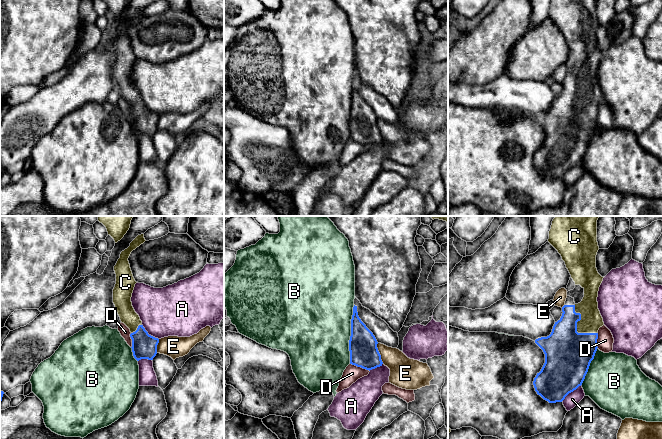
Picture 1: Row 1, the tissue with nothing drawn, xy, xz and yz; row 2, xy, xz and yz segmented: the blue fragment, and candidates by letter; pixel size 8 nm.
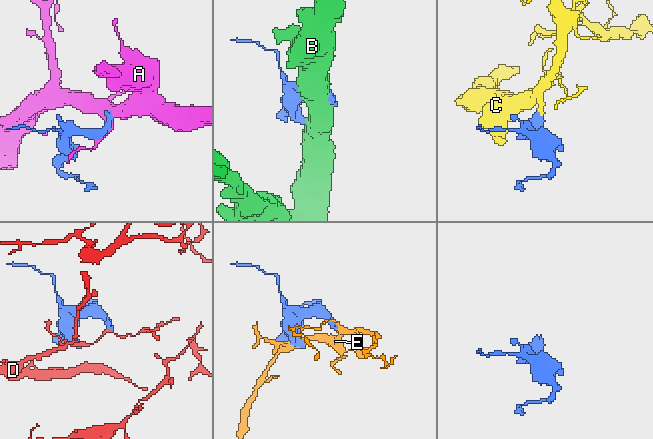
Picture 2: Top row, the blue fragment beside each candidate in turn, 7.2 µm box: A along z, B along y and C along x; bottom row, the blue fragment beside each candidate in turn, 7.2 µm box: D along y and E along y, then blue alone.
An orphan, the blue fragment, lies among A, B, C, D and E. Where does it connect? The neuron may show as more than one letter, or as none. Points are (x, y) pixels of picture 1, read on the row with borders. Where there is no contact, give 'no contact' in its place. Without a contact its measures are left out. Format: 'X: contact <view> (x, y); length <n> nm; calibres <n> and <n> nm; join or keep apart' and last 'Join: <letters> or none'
A: contact yz (571, 391); length 220 nm; calibres 360 and 110 nm; keep apart
B: contact xz (351, 334); length 480 nm; calibres 220 and 480 nm; keep apart
C: contact yz (576, 327); length 300 nm; calibres 380 and 180 nm; join
D: contact xz (360, 366); length 170 nm; calibres 220 and 140 nm; keep apart
E: contact xz (379, 353); length 180 nm; calibres 220 and 220 nm; keep apart
Join: C

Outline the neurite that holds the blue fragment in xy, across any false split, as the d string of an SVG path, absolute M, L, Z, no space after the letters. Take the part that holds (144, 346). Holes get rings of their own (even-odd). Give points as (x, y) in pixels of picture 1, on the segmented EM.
M144 234L138 235L130 246L121 252L114 266L116 284L113 289L113 303L120 320L130 329L132 352L134 358L153 360L157 354L159 339L148 334L142 325L139 315L135 312L131 297L137 283L133 277L128 258L133 250L145 242Z

